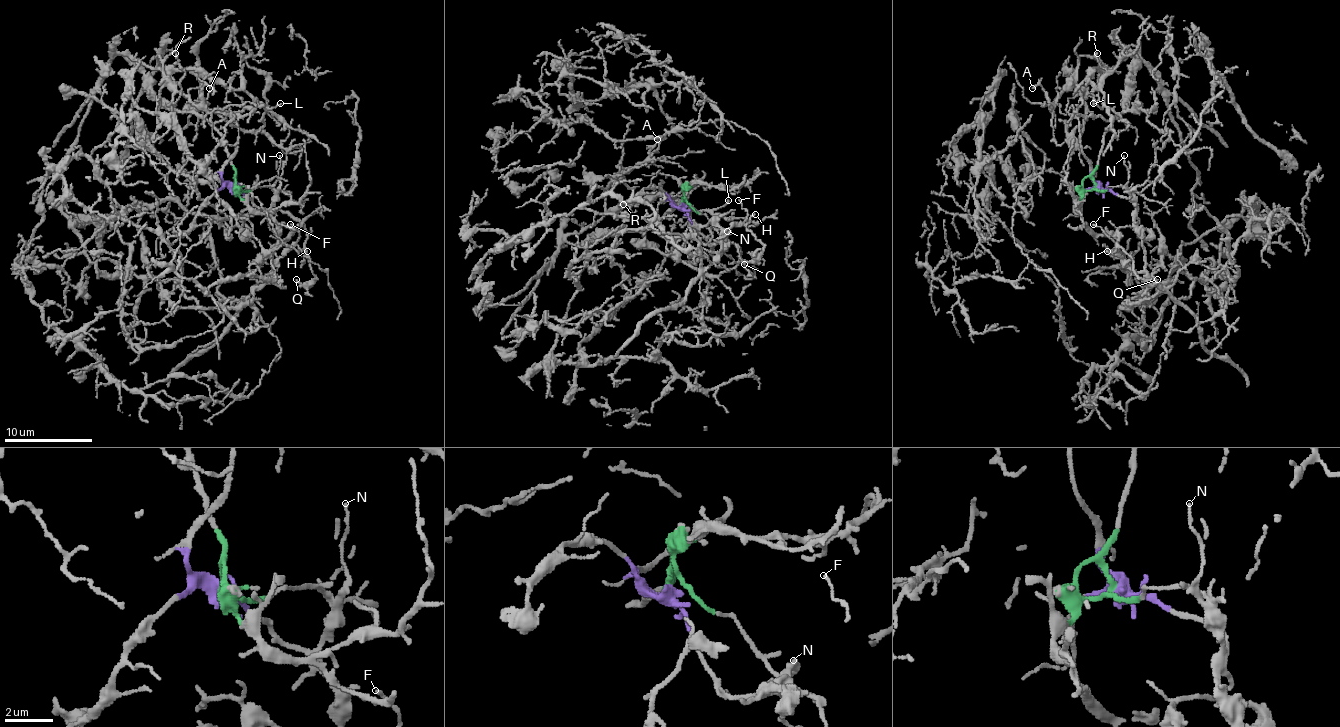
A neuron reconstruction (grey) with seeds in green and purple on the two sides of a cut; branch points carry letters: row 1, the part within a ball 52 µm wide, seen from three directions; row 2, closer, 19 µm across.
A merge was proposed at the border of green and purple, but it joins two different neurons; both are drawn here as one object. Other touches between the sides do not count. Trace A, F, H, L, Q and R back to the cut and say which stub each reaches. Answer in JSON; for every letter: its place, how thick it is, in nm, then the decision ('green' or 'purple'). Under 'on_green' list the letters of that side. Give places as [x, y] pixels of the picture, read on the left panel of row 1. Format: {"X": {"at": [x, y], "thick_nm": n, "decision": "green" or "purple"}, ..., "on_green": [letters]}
{"A": {"at": [209, 88], "thick_nm": 90, "decision": "green"}, "F": {"at": [290, 224], "thick_nm": 100, "decision": "purple"}, "H": {"at": [307, 251], "thick_nm": 140, "decision": "purple"}, "L": {"at": [280, 103], "thick_nm": 130, "decision": "green"}, "Q": {"at": [296, 279], "thick_nm": 120, "decision": "purple"}, "R": {"at": [175, 53], "thick_nm": 180, "decision": "green"}, "on_green": ["A", "L", "R"]}

